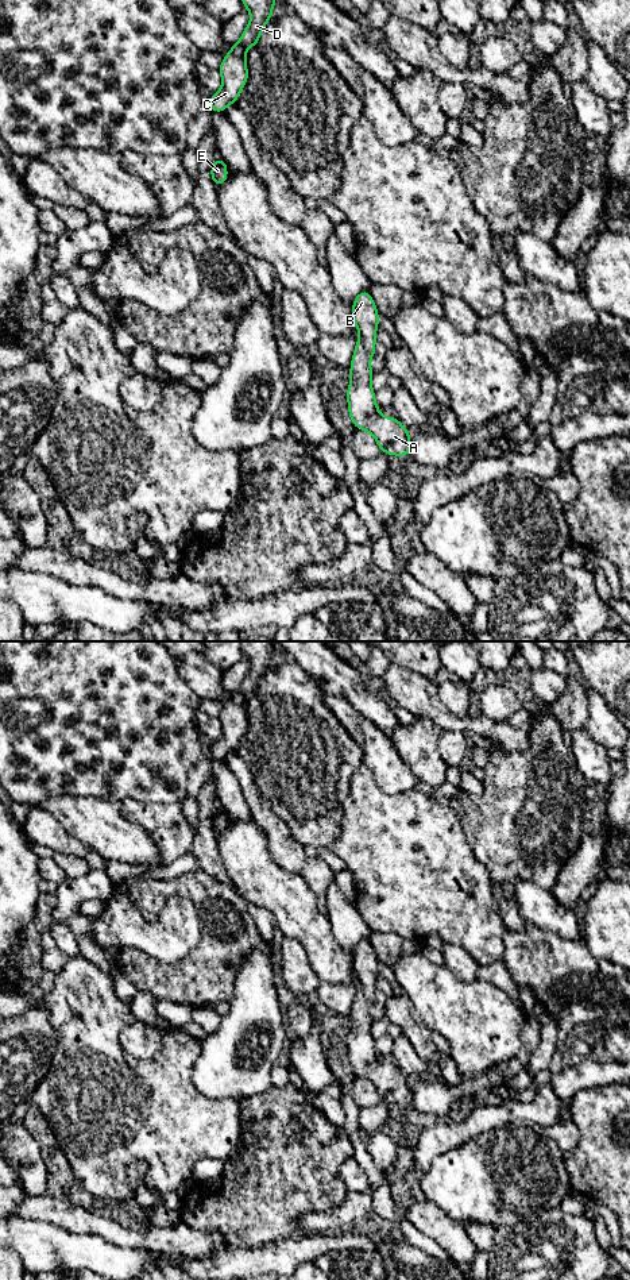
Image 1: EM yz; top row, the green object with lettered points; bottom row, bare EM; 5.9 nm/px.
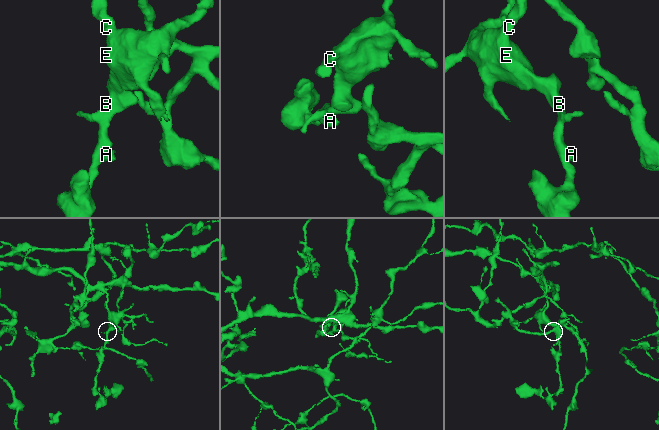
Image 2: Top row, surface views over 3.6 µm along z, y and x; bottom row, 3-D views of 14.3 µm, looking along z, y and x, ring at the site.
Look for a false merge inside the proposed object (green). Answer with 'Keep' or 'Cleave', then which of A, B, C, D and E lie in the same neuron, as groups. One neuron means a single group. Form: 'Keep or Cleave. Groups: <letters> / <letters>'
Keep. Groups: A B C D E

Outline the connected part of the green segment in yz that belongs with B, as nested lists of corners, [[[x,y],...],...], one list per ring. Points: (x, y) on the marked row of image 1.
[[[360,292],[352,305],[353,324],[360,336],[349,366],[348,412],[355,428],[370,432],[384,454],[407,456],[410,452],[409,431],[397,417],[384,417],[379,413],[375,390],[371,388],[374,371],[370,361],[375,355],[378,316],[379,312],[370,292]]]

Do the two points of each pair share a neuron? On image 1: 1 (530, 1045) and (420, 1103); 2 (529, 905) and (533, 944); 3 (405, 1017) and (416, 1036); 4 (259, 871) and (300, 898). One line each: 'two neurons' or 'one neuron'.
1: one neuron
2: two neurons
3: one neuron
4: one neuron

